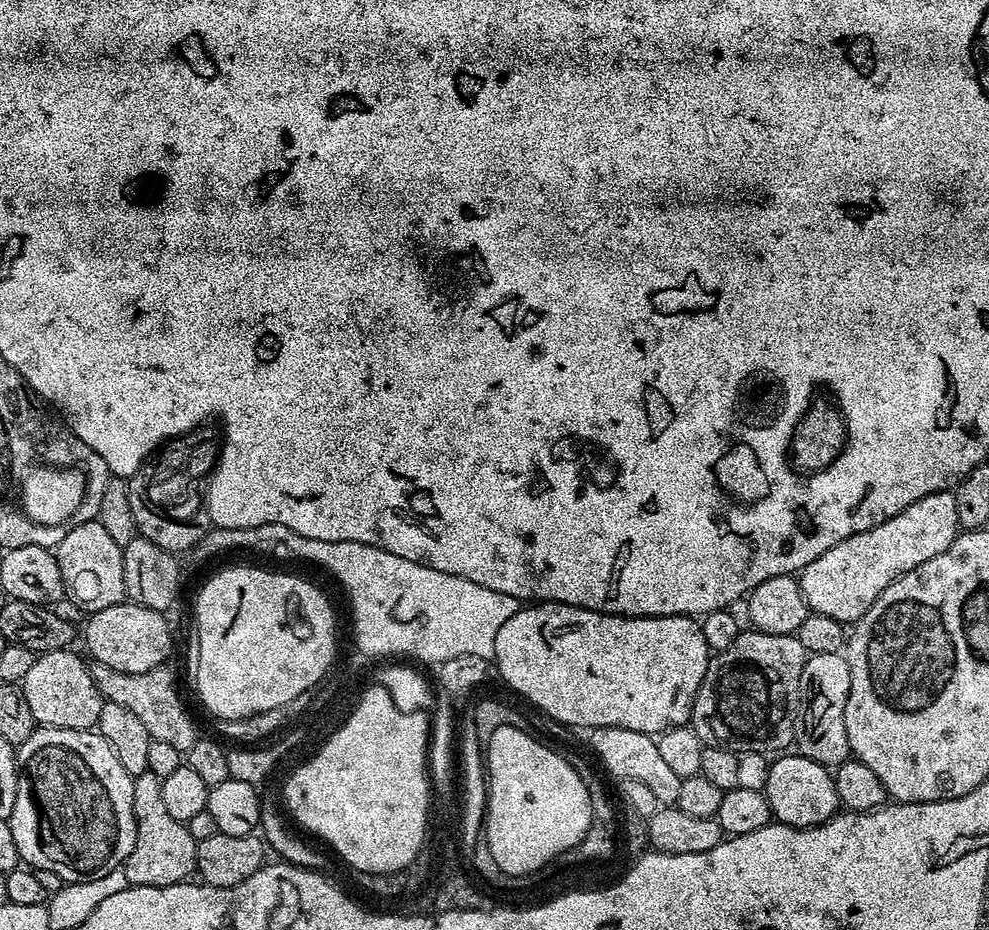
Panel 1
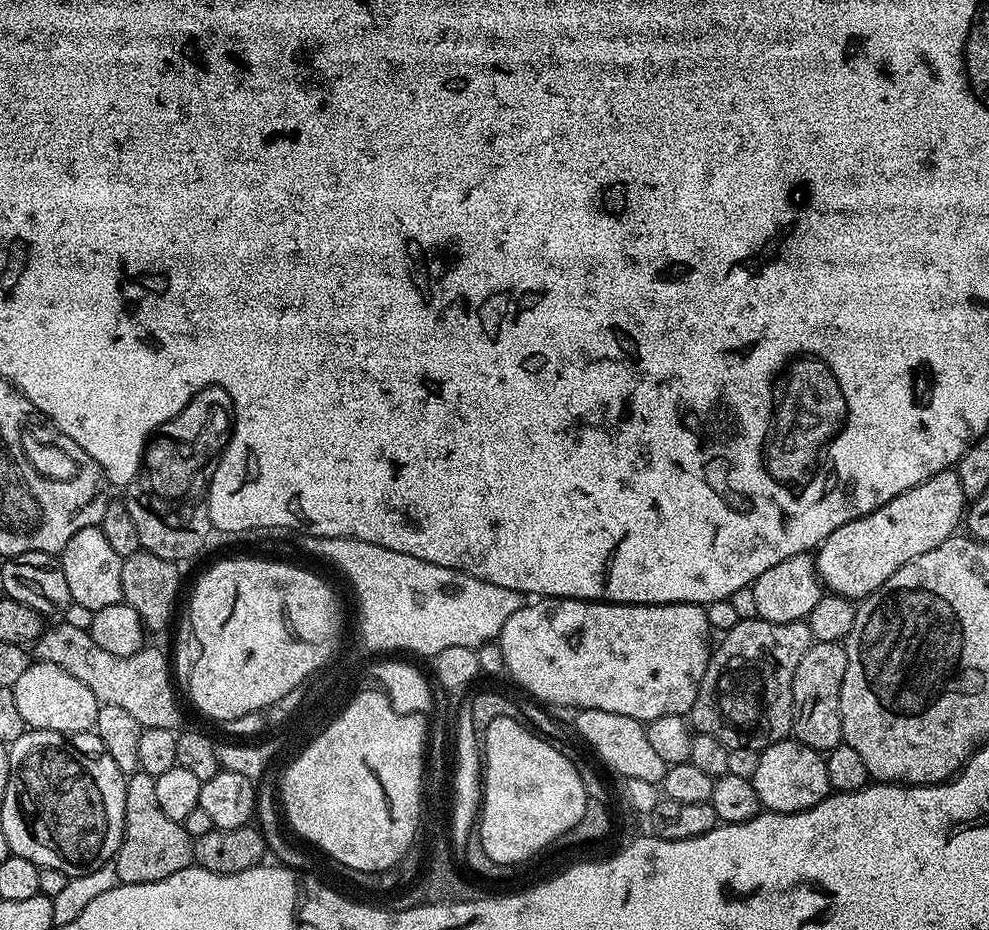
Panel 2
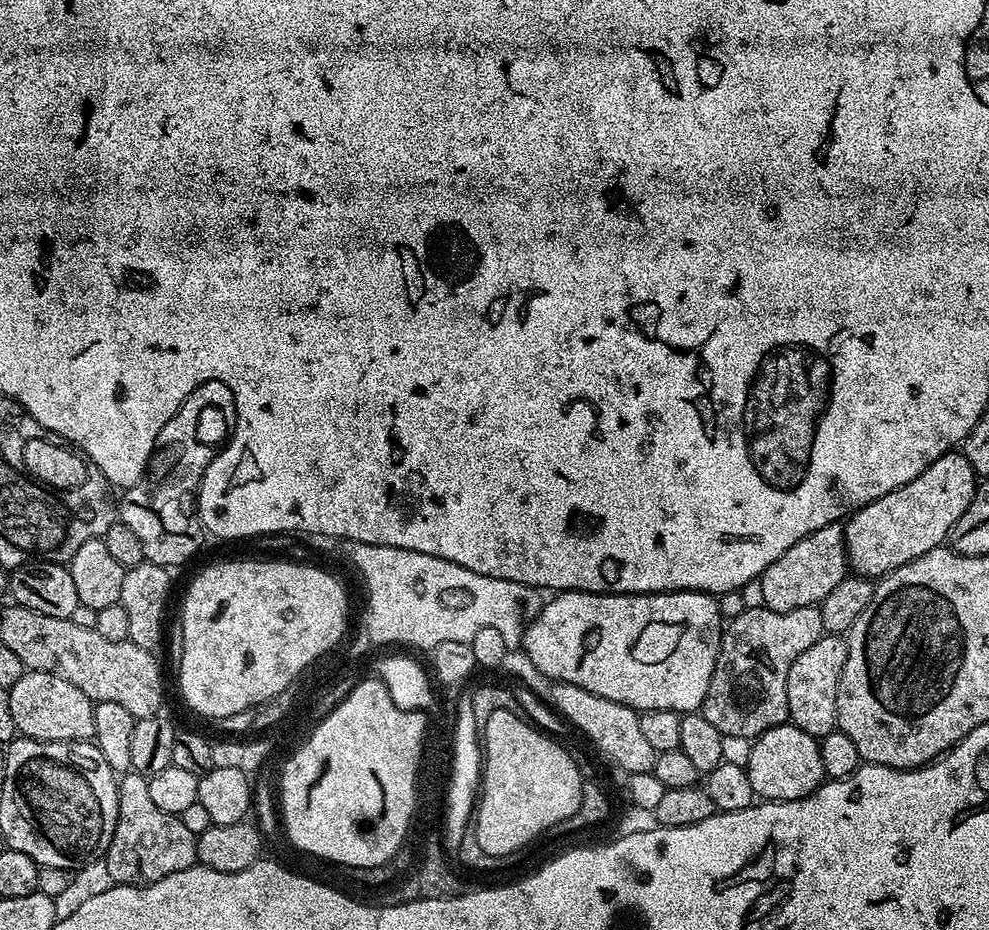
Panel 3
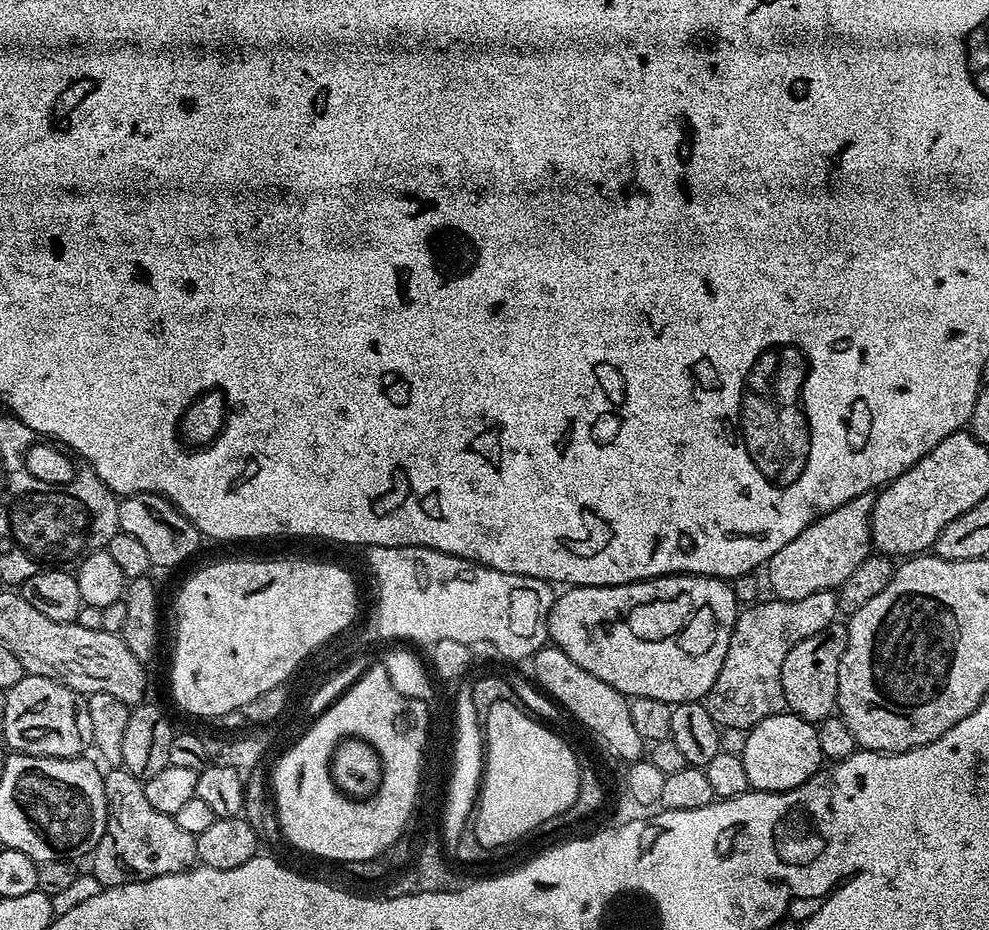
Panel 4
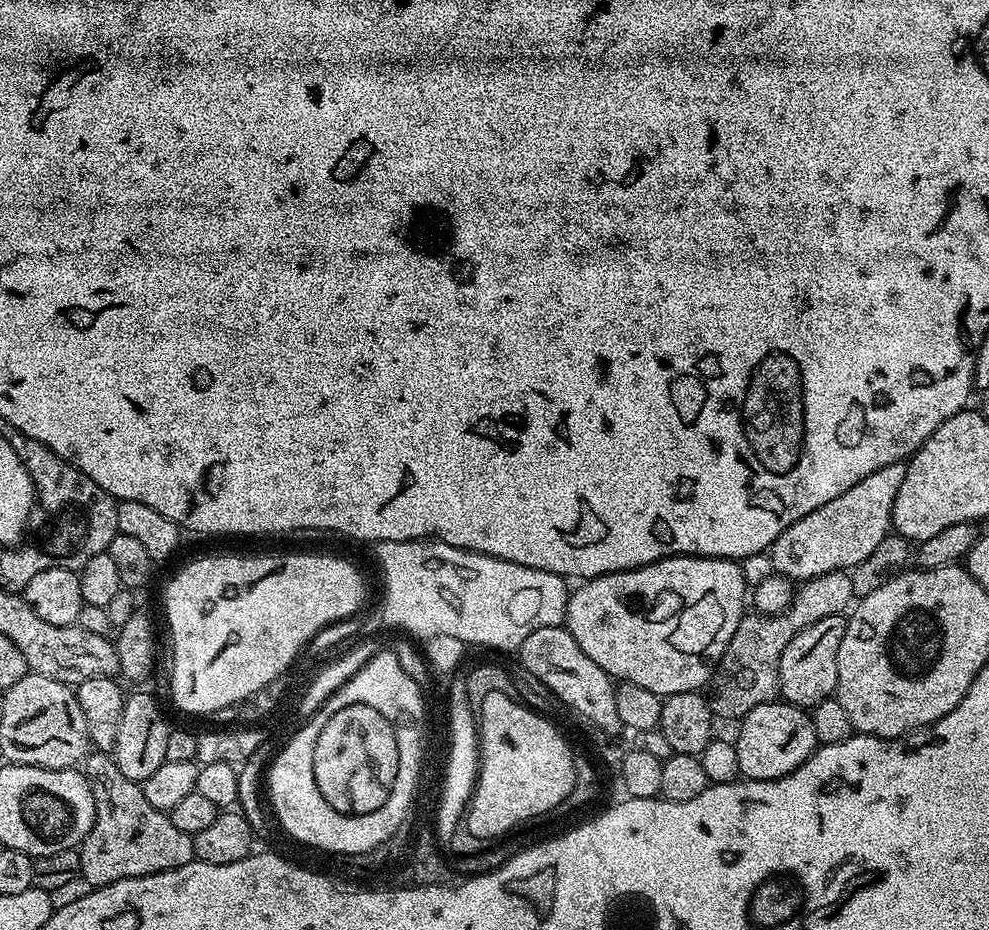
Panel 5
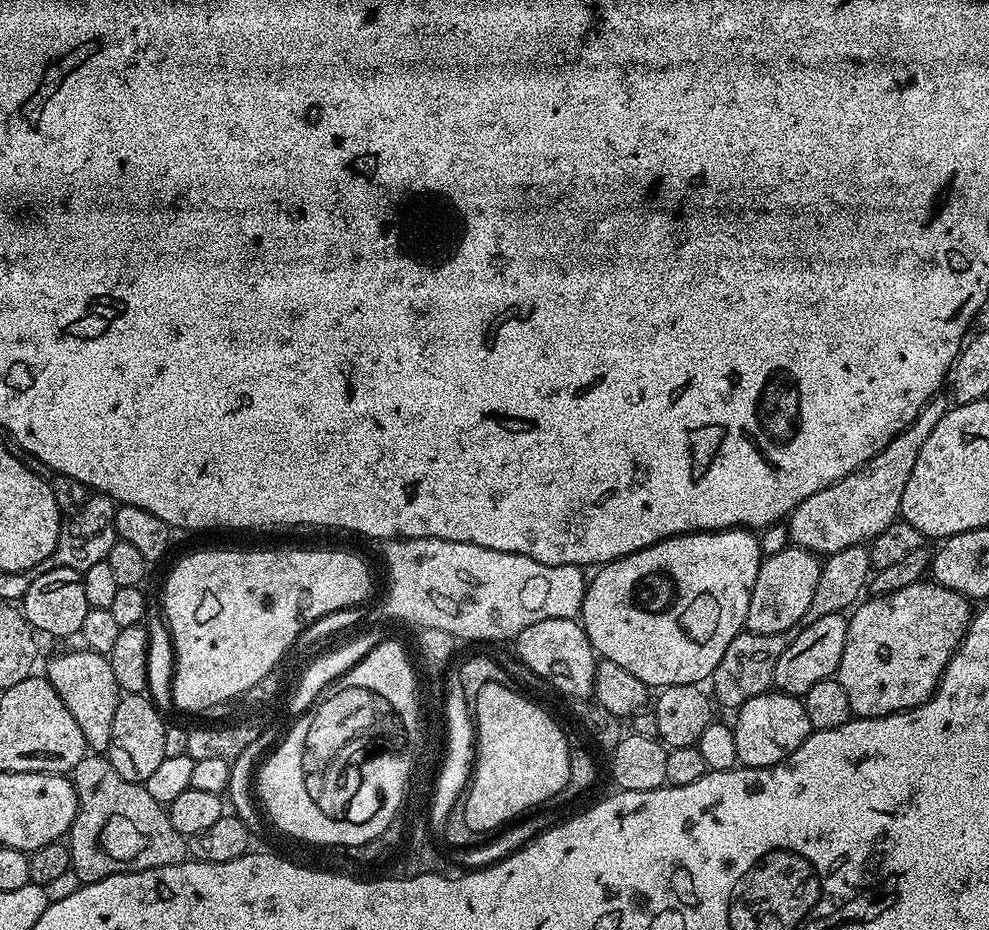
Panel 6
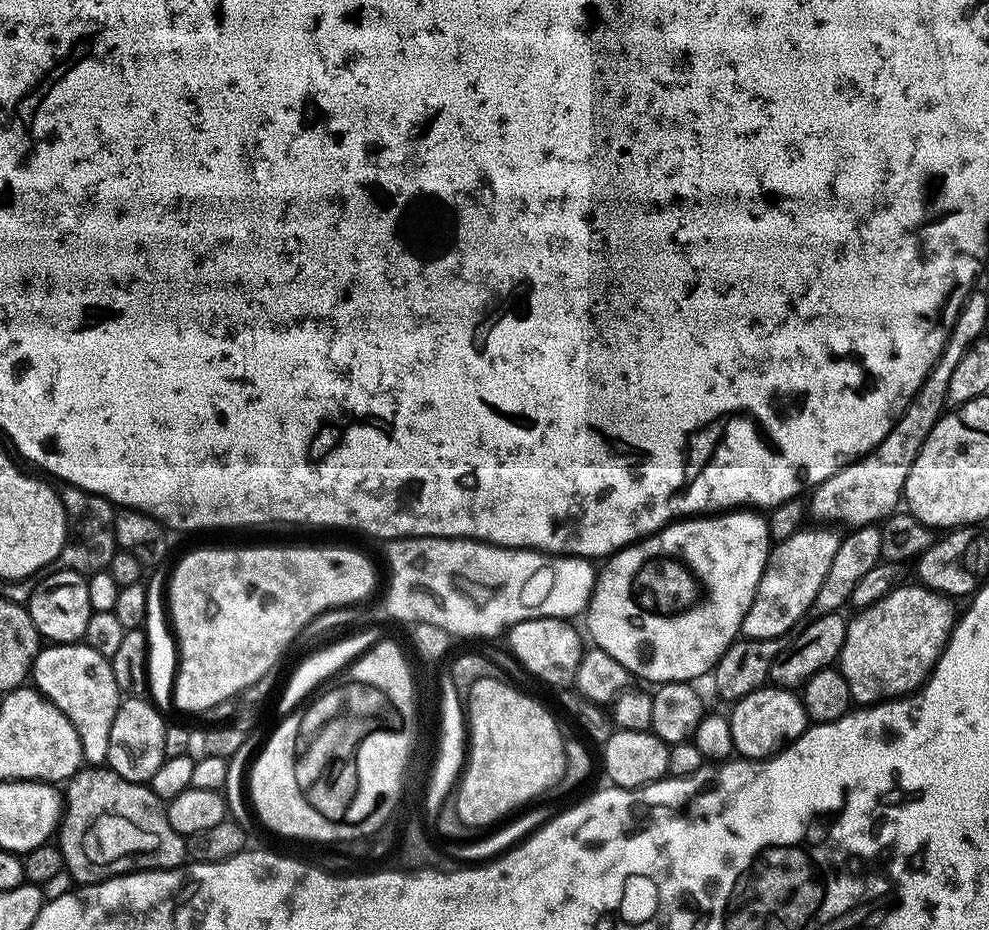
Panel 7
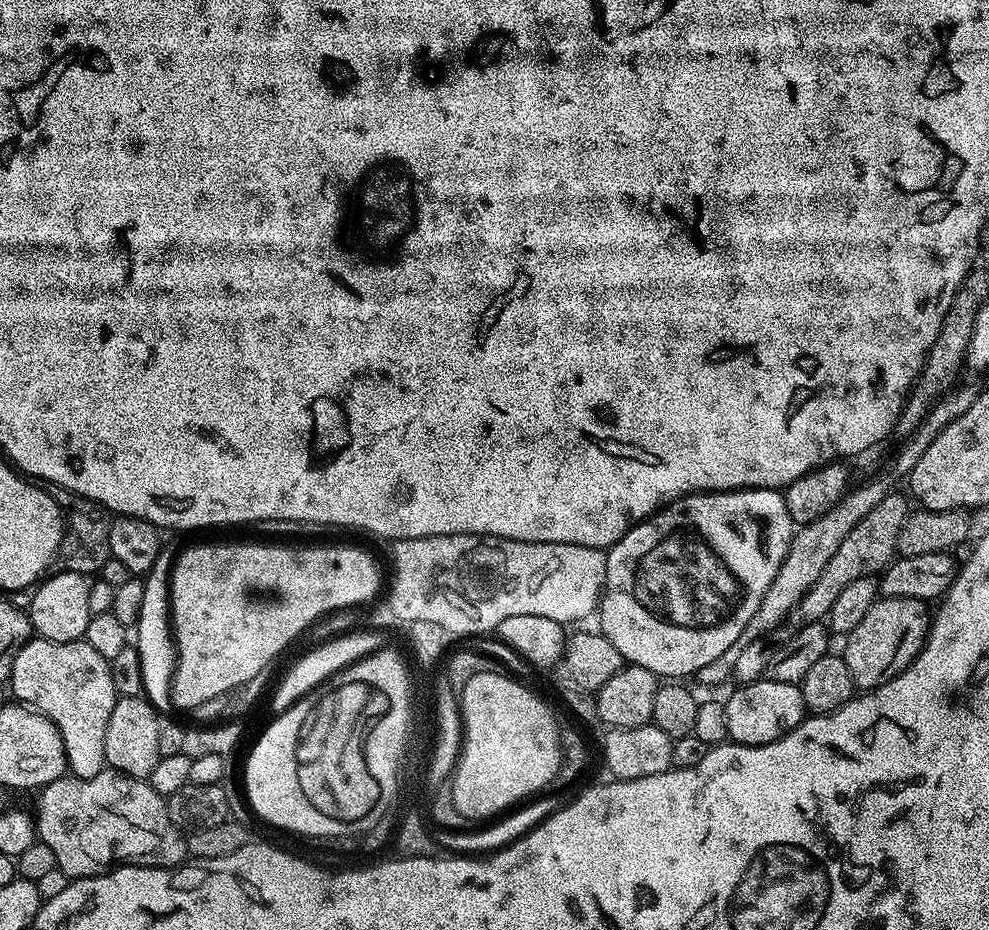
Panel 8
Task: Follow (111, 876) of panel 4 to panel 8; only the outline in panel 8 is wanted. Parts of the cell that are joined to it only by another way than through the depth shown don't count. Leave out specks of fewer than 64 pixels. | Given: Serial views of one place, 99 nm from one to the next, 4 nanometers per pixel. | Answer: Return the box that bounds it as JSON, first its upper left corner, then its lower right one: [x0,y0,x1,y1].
[34,770,188,878]

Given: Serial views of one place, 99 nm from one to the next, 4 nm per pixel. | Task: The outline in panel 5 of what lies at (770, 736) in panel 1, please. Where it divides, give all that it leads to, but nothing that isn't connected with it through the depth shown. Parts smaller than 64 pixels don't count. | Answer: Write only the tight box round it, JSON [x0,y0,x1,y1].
[710,570,854,722]

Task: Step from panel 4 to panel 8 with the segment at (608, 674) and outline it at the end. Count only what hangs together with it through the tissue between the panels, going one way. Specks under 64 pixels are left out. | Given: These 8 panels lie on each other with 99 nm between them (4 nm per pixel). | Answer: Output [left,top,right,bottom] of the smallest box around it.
[598,488,794,678]

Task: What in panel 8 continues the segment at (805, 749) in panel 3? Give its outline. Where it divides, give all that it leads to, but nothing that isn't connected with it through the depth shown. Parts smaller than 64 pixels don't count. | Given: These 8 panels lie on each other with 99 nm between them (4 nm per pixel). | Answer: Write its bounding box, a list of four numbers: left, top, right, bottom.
[723,678,806,744]

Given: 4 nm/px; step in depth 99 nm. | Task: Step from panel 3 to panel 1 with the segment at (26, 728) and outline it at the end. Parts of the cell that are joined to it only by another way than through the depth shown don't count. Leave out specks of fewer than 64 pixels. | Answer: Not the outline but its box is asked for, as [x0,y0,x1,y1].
[22,648,105,730]

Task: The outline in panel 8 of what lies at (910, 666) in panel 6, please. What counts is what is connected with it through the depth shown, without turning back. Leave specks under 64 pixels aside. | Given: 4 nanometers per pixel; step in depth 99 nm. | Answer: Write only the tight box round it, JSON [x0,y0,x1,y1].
[842,598,930,690]

